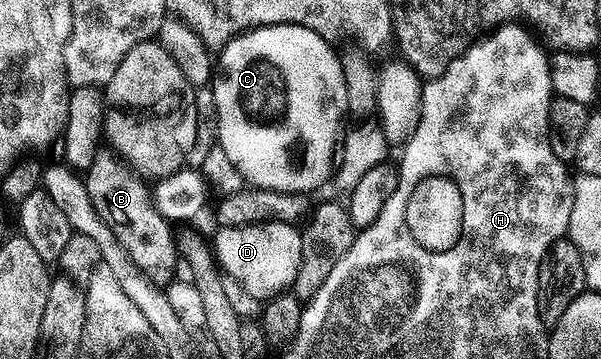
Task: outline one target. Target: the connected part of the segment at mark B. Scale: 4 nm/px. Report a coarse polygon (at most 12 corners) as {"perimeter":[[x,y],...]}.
{"perimeter":[[99,149],[84,181],[100,220],[163,288],[180,257],[147,183]]}

